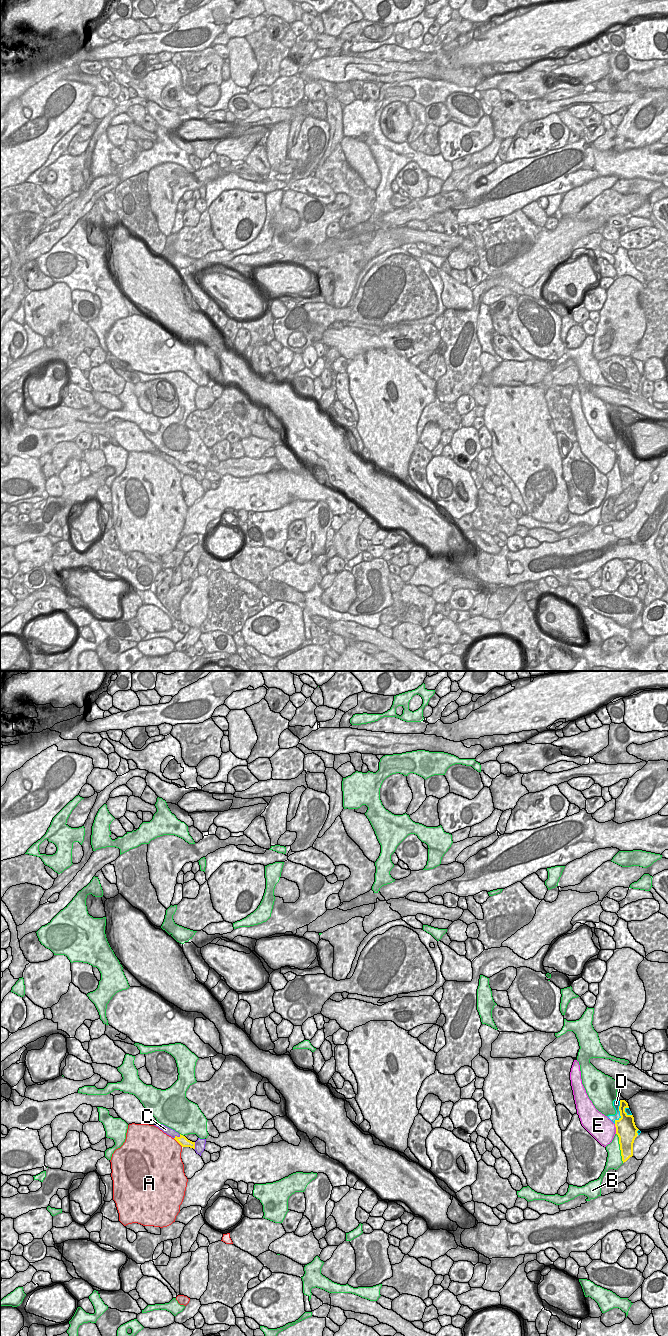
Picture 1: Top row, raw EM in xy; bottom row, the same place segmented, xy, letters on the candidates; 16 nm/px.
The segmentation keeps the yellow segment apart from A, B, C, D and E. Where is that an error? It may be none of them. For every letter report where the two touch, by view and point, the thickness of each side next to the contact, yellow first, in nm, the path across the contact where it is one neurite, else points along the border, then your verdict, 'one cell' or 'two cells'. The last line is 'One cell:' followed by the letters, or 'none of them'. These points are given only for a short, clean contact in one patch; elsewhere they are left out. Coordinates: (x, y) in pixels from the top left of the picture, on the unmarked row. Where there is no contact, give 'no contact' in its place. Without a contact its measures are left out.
A: meets yellow in xy at (178, 470); 160 nm thick on the yellow side, 480 nm on the other; border along xy (173, 466), (182, 474); two cells
B: meets yellow in xy at (620, 476); 280 nm thick on the yellow side, 260 nm on the other; two cells
C: meets yellow in xy at (176, 464); 160 nm thick on the yellow side, 120 nm on the other; one cell
D: meets yellow in xy at (620, 440); 320 nm thick on the yellow side, 120 nm on the other; two cells
E: meets yellow in xy at (616, 457); 320 nm thick on the yellow side, 380 nm on the other; border along xy (614, 452), (616, 461); two cells
One cell: C

